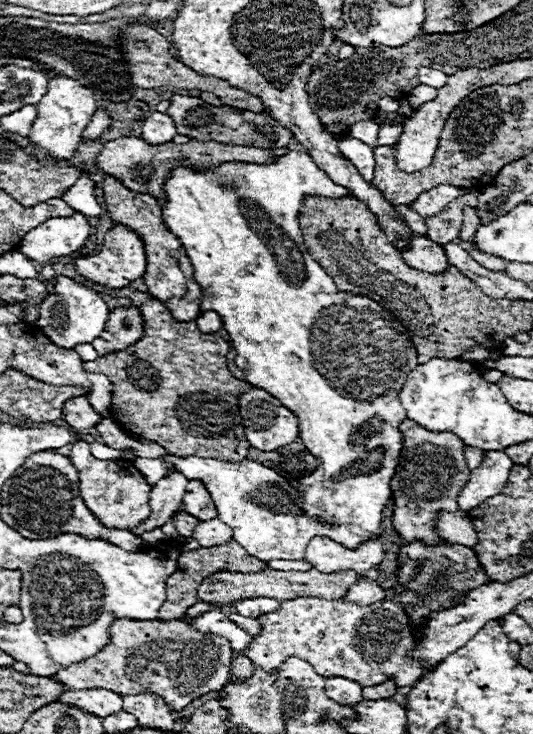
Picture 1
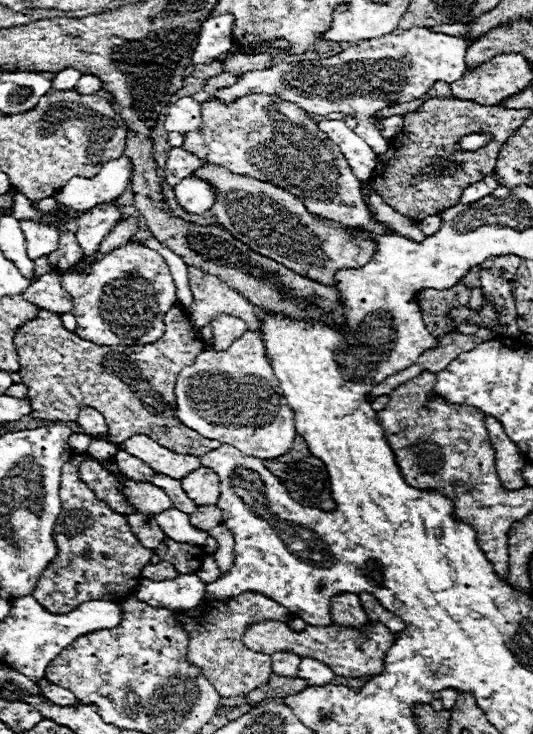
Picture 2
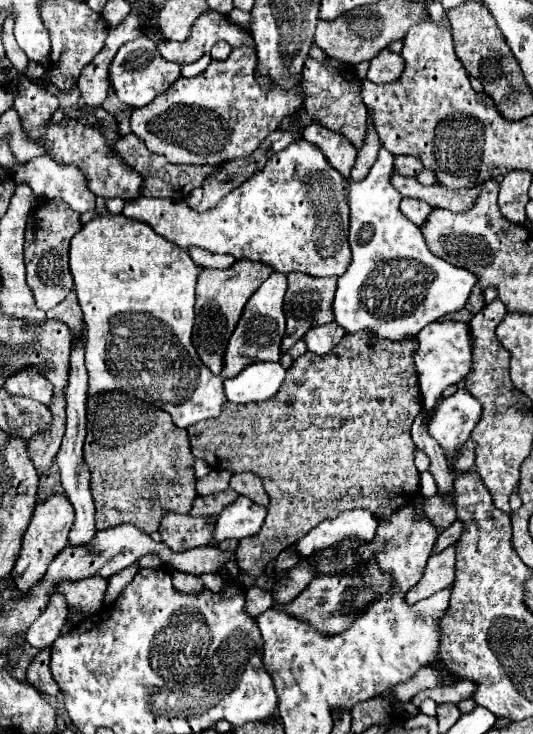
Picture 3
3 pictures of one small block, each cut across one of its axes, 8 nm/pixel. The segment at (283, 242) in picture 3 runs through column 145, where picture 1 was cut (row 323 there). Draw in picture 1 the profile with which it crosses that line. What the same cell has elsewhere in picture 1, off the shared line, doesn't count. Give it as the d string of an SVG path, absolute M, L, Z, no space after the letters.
M202 312L200 318L196 320L196 324L204 332L216 332L216 330L222 328L222 318L216 312Z

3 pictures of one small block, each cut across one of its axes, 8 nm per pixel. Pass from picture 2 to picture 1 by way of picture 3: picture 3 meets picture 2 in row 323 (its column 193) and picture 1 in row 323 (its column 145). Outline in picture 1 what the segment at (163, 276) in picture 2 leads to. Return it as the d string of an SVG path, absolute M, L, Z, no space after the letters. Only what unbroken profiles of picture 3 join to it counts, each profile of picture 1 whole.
M138 306L114 308L108 316L104 332L100 334L100 338L96 338L96 342L92 342L92 346L100 356L104 356L110 352L124 350L126 346L138 342L142 336L144 320L138 312Z

